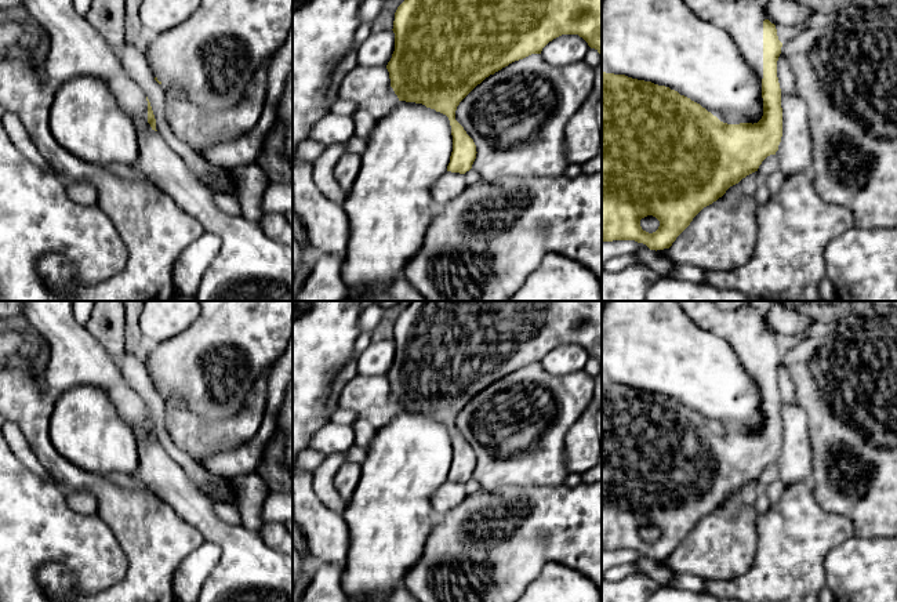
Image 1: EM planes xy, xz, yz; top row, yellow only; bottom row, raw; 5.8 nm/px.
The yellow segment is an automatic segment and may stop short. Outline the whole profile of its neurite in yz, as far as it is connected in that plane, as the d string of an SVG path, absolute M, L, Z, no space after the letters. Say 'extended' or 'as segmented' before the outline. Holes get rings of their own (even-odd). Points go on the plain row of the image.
extended; M715 301L678 302L700 329L726 340L734 348L742 367L762 391L763 425L753 434L727 434L669 396L602 381L602 551L635 550L656 561L669 558L704 516L758 480L767 465L776 464L781 452L782 417L777 370L782 352L778 349L776 334L766 327L762 311L751 304L724 311L719 309ZM647 525L660 530L658 538L653 543L640 536L640 529Z

